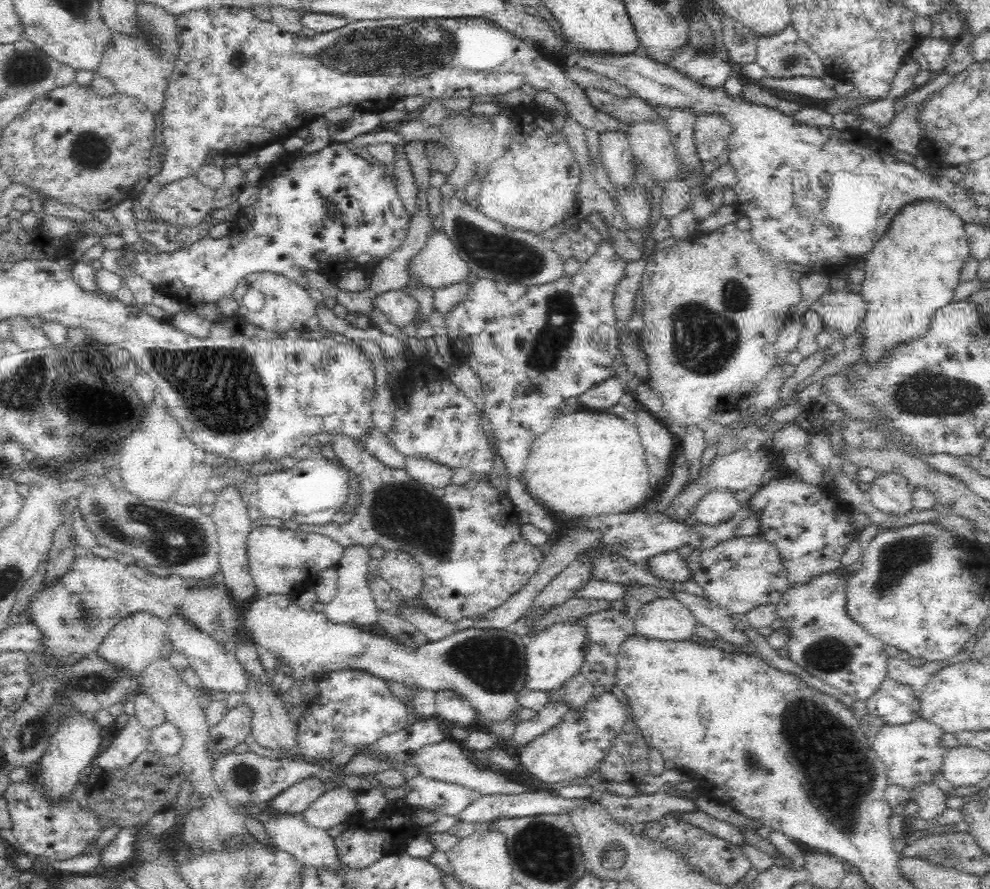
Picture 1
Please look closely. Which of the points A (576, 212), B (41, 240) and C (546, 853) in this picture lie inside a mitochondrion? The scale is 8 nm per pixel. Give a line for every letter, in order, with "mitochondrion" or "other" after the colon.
A: other
B: other
C: mitochondrion

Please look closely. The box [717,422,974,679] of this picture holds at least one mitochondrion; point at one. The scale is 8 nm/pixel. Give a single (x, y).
(897, 557)

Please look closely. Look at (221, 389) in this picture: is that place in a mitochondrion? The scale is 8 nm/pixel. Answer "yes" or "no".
yes

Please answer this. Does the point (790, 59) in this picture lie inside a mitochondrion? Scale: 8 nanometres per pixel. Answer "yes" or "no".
yes

